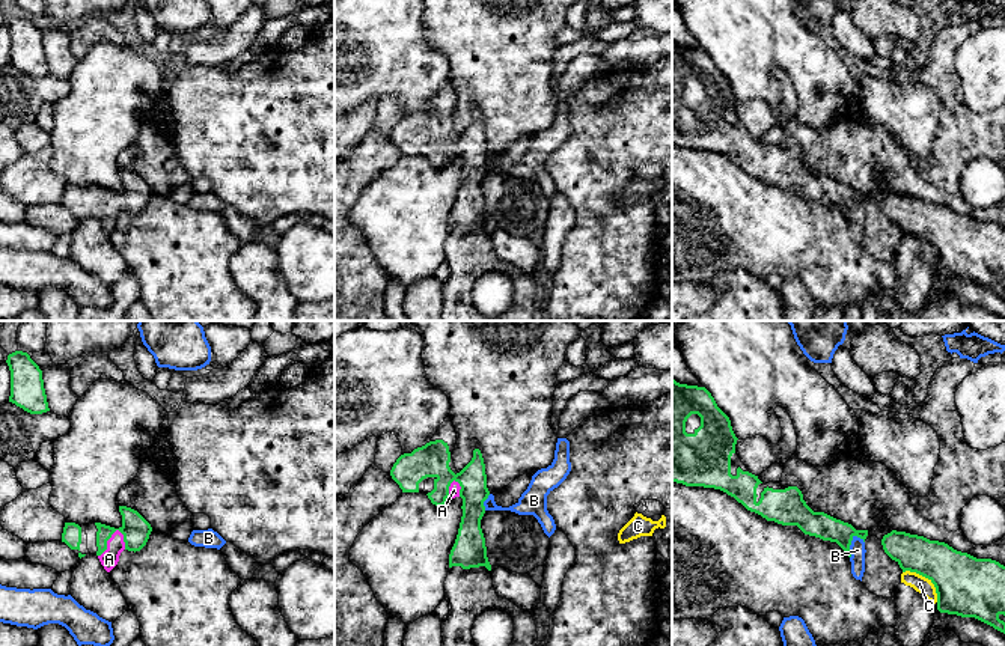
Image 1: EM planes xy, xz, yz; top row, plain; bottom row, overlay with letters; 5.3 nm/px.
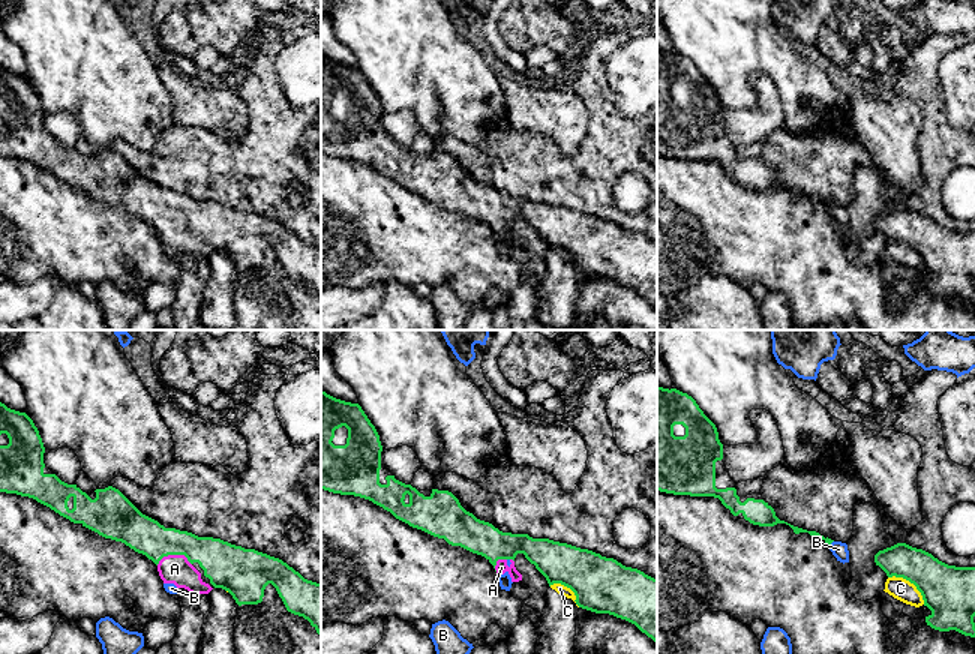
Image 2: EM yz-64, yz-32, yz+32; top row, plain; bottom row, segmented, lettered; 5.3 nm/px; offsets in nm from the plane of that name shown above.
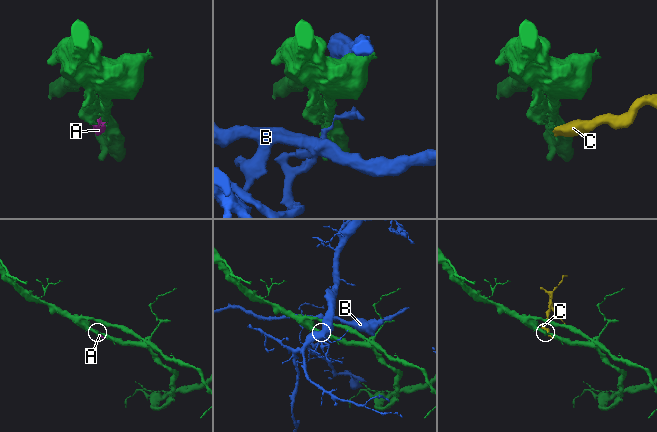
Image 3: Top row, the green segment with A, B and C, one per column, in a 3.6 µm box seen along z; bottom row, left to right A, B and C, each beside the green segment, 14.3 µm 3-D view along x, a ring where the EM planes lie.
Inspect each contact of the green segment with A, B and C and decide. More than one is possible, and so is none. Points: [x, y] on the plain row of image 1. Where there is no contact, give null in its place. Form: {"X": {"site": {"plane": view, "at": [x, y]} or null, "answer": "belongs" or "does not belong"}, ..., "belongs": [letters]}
{"A": {"site": {"plane": "xy", "at": [106, 205]}, "answer": "belongs"}, "B": {"site": {"plane": "yz", "at": [849, 210]}, "answer": "does not belong"}, "C": {"site": {"plane": "yz", "at": [927, 240]}, "answer": "does not belong"}, "belongs": ["A"]}

